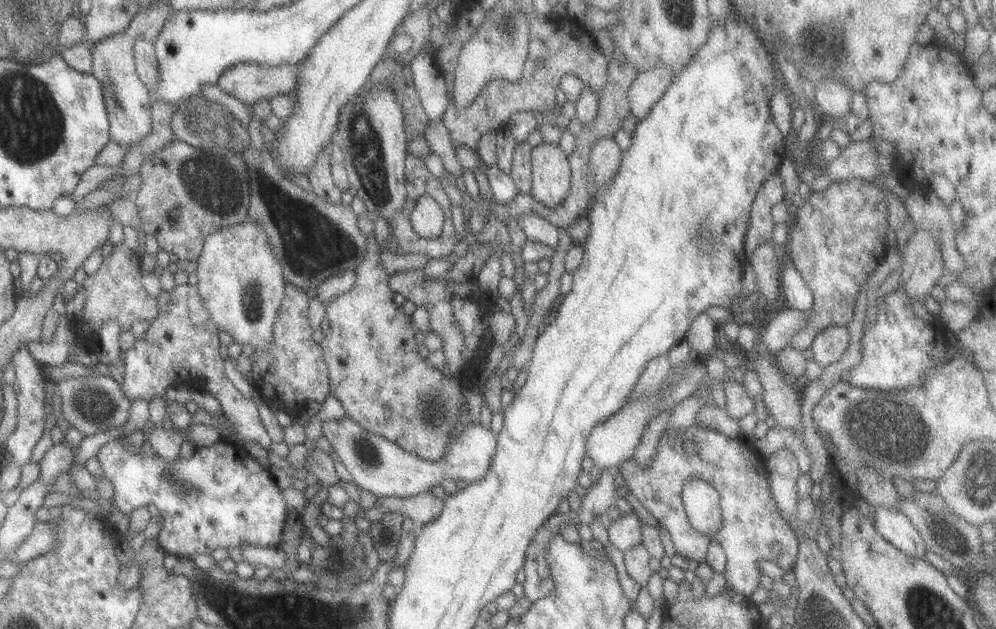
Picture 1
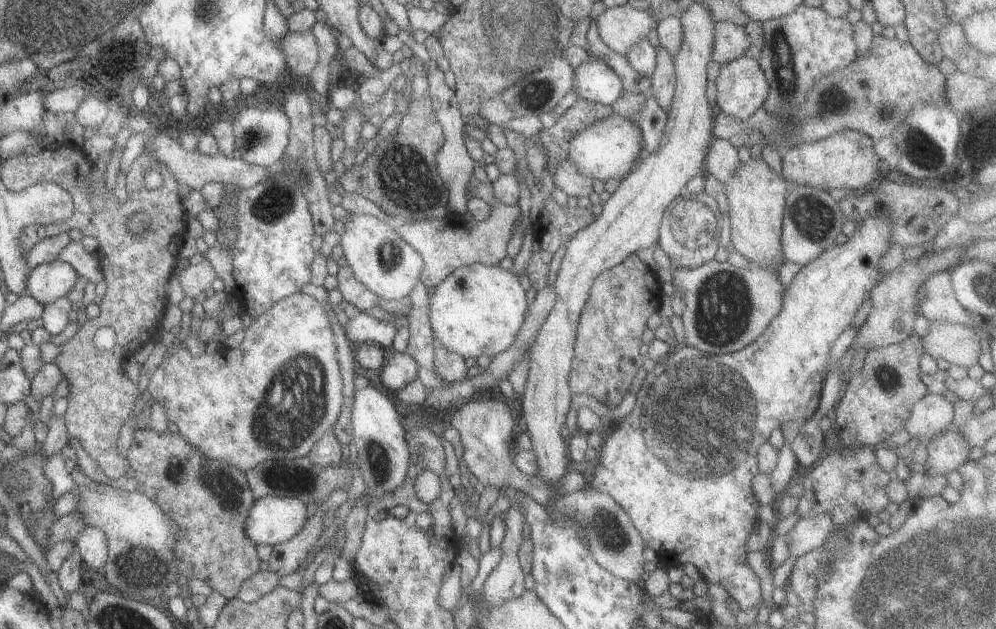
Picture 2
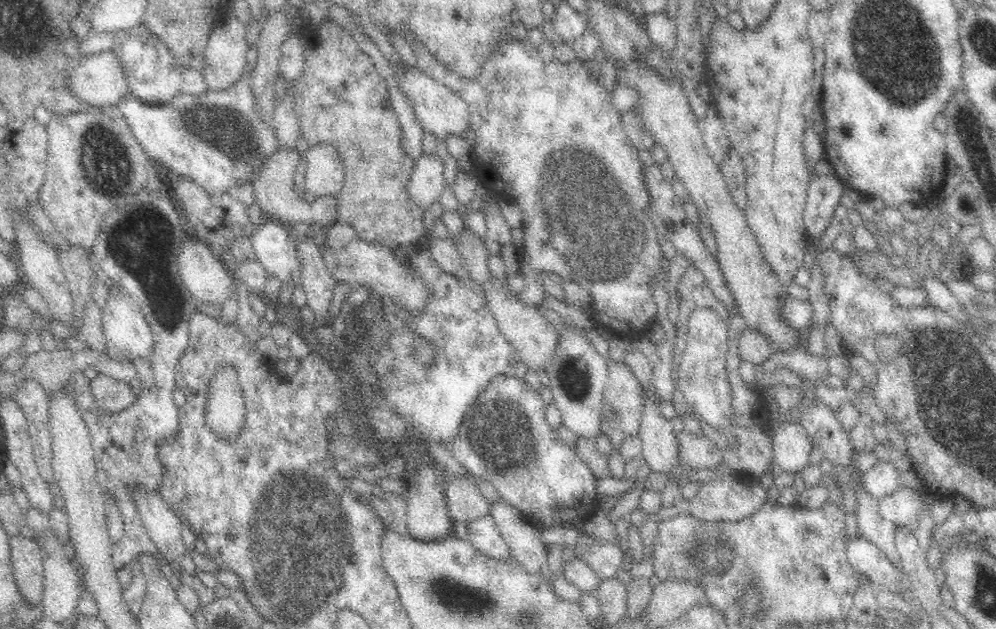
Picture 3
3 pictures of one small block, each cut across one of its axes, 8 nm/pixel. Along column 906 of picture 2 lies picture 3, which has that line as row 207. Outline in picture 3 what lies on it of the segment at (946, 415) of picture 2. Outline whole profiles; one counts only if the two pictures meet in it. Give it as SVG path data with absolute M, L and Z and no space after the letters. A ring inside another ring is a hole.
M423 154L413 164L406 193L410 201L422 212L429 214L446 188L442 170L443 162L438 155Z

